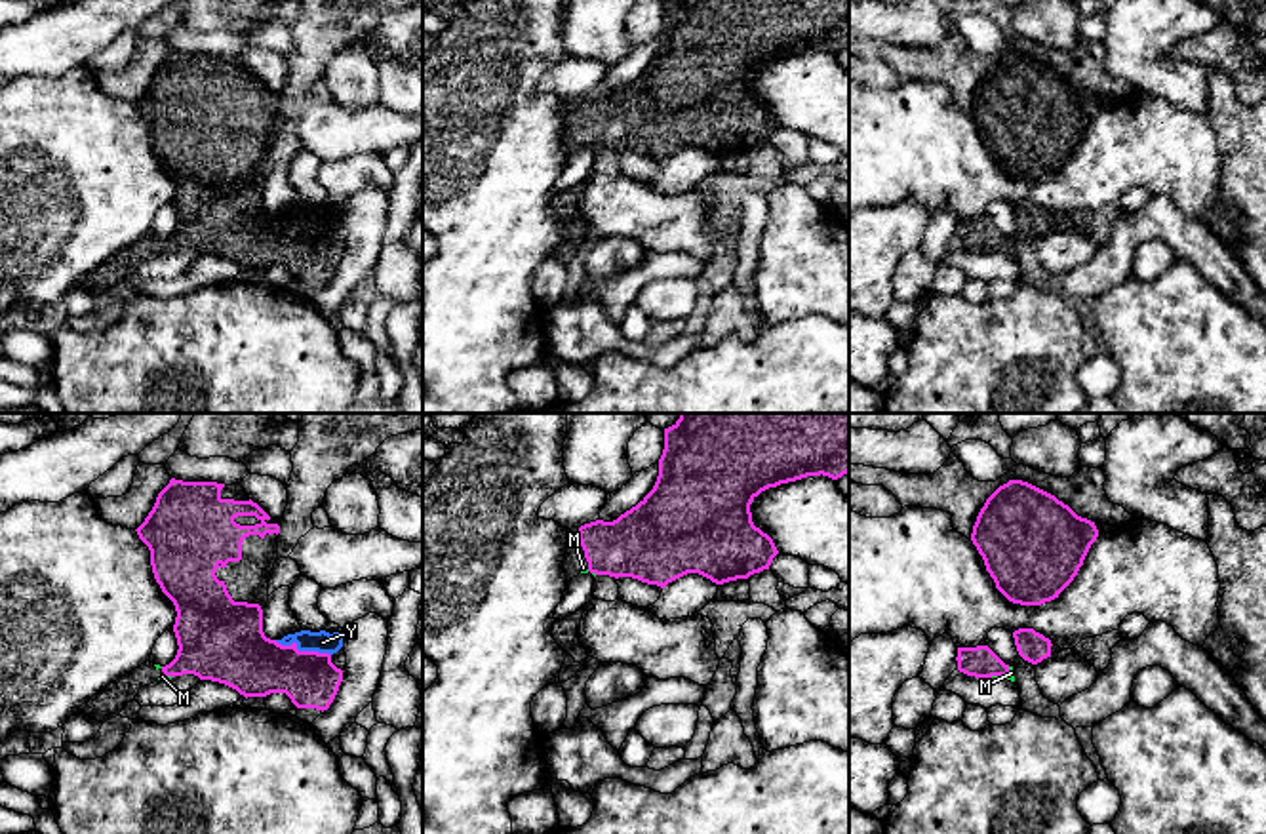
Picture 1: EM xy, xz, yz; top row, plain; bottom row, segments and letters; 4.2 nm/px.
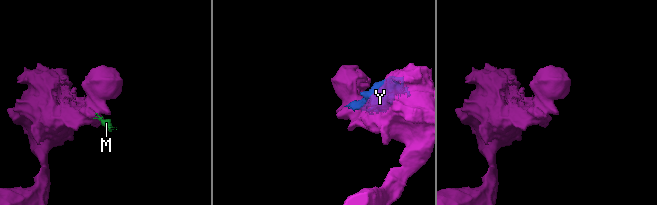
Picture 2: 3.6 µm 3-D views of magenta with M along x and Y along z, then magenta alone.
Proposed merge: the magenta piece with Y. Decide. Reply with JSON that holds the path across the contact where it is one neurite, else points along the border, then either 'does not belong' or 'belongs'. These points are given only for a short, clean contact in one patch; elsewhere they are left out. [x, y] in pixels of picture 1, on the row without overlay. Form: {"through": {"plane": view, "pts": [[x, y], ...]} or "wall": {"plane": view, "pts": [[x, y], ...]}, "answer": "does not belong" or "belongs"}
{"answer": "belongs"}

